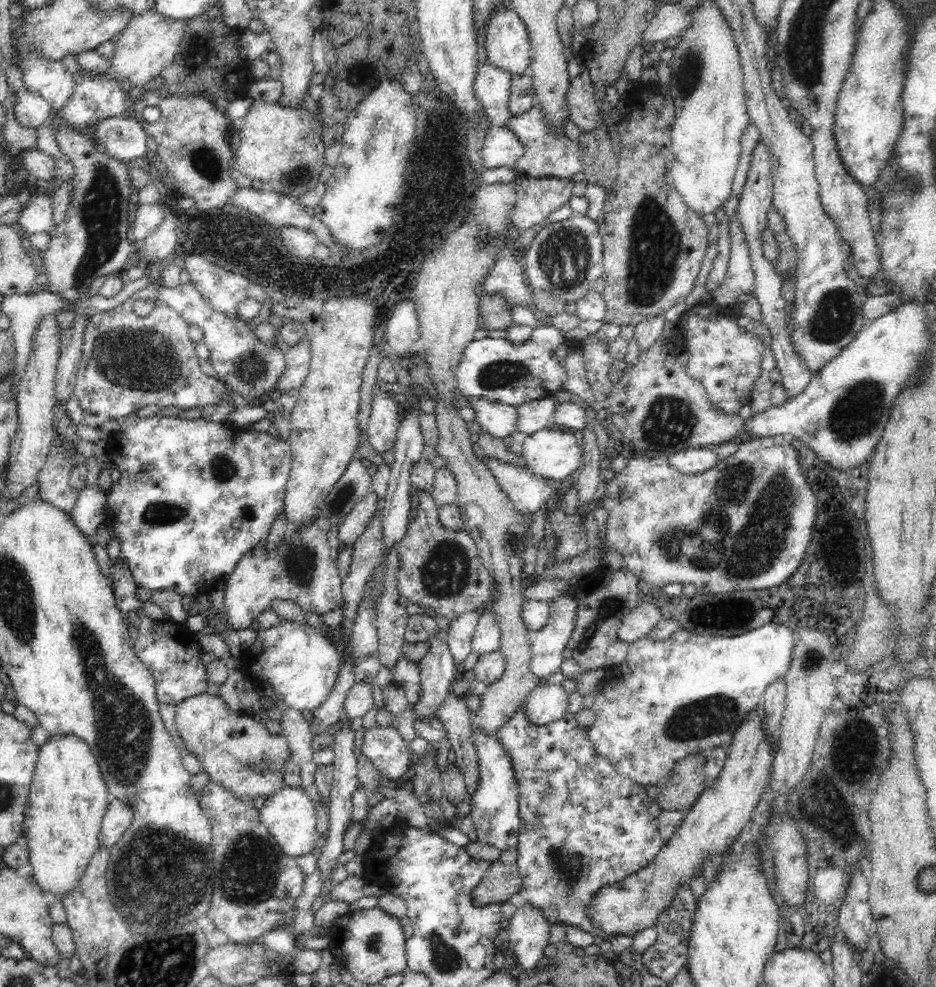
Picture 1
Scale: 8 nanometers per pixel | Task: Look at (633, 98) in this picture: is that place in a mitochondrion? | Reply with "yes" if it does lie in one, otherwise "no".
no

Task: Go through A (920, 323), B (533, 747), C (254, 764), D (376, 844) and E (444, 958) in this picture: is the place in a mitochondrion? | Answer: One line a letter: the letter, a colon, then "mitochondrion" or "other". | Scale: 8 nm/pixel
A: other
B: mitochondrion
C: mitochondrion
D: other
E: mitochondrion

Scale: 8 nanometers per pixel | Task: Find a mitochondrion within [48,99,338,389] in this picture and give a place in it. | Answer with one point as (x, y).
(101, 205)

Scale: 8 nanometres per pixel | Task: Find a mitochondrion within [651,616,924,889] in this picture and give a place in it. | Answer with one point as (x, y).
(717, 715)

